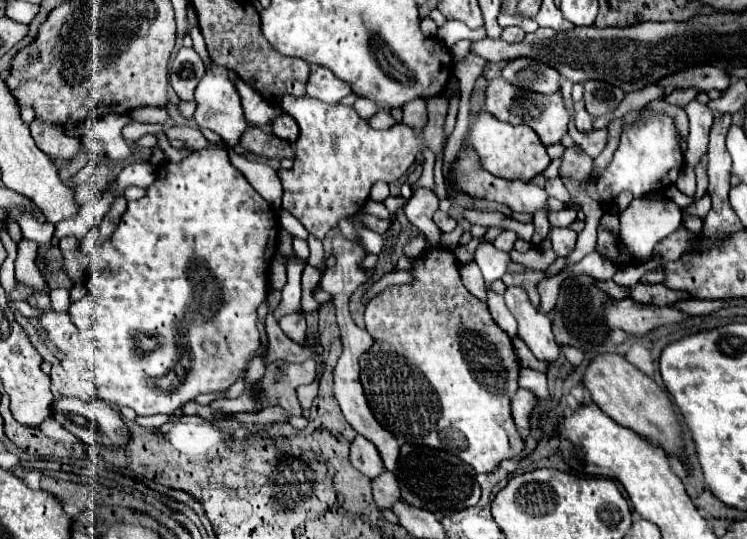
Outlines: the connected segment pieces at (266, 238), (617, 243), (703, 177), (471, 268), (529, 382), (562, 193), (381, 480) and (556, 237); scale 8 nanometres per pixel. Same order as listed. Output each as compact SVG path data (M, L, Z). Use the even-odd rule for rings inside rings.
M211 142L203 150L191 152L187 158L181 162L169 162L165 160L159 166L157 180L147 188L147 194L141 200L129 202L127 210L123 212L117 228L97 248L97 258L89 262L89 276L85 282L87 294L73 302L69 306L69 316L77 326L77 336L87 348L87 338L93 338L93 348L95 350L95 362L93 362L93 386L97 390L97 396L109 404L117 406L129 406L133 408L139 416L151 416L151 414L171 414L177 408L181 408L185 402L195 400L199 394L207 392L217 392L217 390L227 390L237 376L243 374L247 368L247 362L251 354L259 348L259 330L255 326L257 320L257 306L263 302L267 294L267 270L269 262L277 250L277 216L269 202L265 202L255 188L247 182L247 178L231 164L229 160L229 148L225 142ZM203 340L213 340L217 344L217 354L207 354L203 350Z
M599 226L597 232L599 232L599 236L597 236L597 252L599 252L605 260L611 260L613 264L617 264L617 266L621 266L621 268L639 264L639 262L635 260L635 256L627 250L627 246L623 244L623 240L621 240L617 234L609 232L605 226Z
M701 163L695 166L694 171L696 174L697 188L693 199L694 202L696 202L697 200L700 200L702 196L704 196L704 194L706 193L709 184L709 179L707 171L703 168Z
M473 260L467 262L467 264L463 266L463 270L461 270L461 278L463 278L463 286L467 286L467 290L469 290L475 298L487 302L487 290L485 290L483 276L481 276L479 266L477 266Z
M521 368L521 372L519 372L519 386L531 388L543 400L549 398L547 378L545 378L543 372L535 372L535 370L529 370L529 368Z
M551 178L551 180L547 180L545 190L547 190L549 196L553 196L553 198L557 198L557 200L561 200L561 202L567 202L567 200L569 200L569 192L567 192L565 184L561 182L561 178Z
M383 472L379 478L373 482L373 498L379 508L393 508L395 502L401 500L401 490L399 482L391 472Z
M553 228L549 236L551 236L553 250L557 256L567 256L573 252L575 242L577 242L577 234L571 228Z

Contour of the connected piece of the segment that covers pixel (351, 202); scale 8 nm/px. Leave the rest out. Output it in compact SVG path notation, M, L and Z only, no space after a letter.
M285 96L283 110L293 116L301 128L295 142L295 164L291 170L279 170L283 182L283 208L291 212L315 238L323 240L329 230L337 228L341 218L357 214L369 198L369 190L377 180L395 182L415 162L423 146L441 152L443 124L447 102L443 96L429 100L429 122L419 138L409 126L397 124L389 130L373 130L367 120L359 118L351 106L325 104L315 98Z

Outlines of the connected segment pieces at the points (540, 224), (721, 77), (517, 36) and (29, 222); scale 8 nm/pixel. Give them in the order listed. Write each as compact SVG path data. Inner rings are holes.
M539 210L534 214L534 236L531 243L533 245L539 245L545 238L547 238L551 227L547 218L547 214L544 210Z
M695 66L695 68L689 68L689 70L683 70L683 72L677 72L665 80L661 80L659 84L665 86L665 88L699 88L703 92L709 92L709 90L727 90L731 78L727 76L725 70L719 70L719 68L713 68L713 66Z
M509 26L509 28L503 28L503 32L501 32L501 40L505 40L505 42L521 42L525 38L525 32L521 30L521 28L517 28L517 26Z
M21 212L21 216L17 218L17 224L21 226L21 234L27 240L35 240L37 244L45 244L51 240L55 226L43 220L37 220L33 212Z

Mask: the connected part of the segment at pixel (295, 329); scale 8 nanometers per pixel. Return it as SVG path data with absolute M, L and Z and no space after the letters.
M291 314L281 318L279 322L281 330L299 346L307 346L307 324L305 324L305 316L303 314Z

